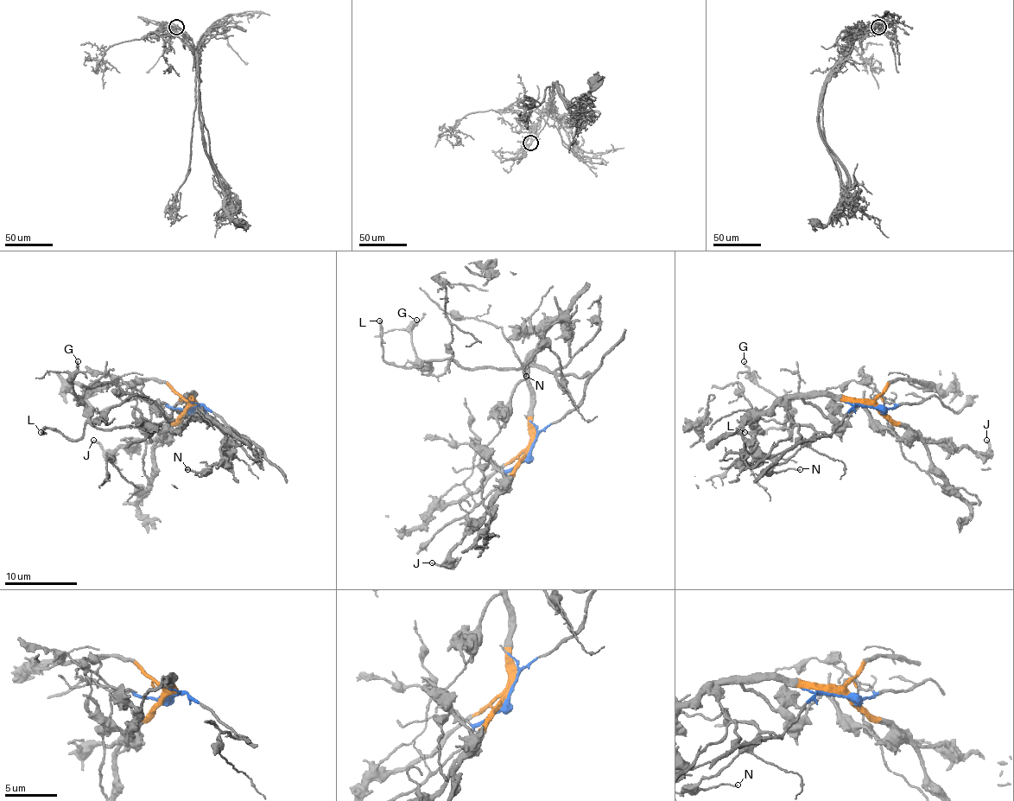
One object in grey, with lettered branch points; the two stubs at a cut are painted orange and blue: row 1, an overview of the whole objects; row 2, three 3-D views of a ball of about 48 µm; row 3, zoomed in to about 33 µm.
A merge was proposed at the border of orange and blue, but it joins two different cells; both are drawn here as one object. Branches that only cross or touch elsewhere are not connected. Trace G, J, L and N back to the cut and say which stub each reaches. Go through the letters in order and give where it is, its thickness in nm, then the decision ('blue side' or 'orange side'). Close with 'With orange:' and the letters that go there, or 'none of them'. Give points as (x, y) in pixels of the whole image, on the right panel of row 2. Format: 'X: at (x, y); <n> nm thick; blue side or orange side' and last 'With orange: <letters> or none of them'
G: at (744, 361); 200 nm thick; blue side
J: at (986, 440); 220 nm thick; orange side
L: at (744, 432); 240 nm thick; blue side
N: at (800, 469); 130 nm thick; blue side
With orange: J

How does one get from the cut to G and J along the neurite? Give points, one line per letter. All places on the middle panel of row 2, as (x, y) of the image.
G: (529, 450), (575, 406), (555, 377), (535, 366), (460, 368), (449, 359), (426, 366), (411, 342), (416, 321)
J: (528, 450), (524, 459), (515, 468), (508, 486), (472, 526), (444, 563), (431, 563)

